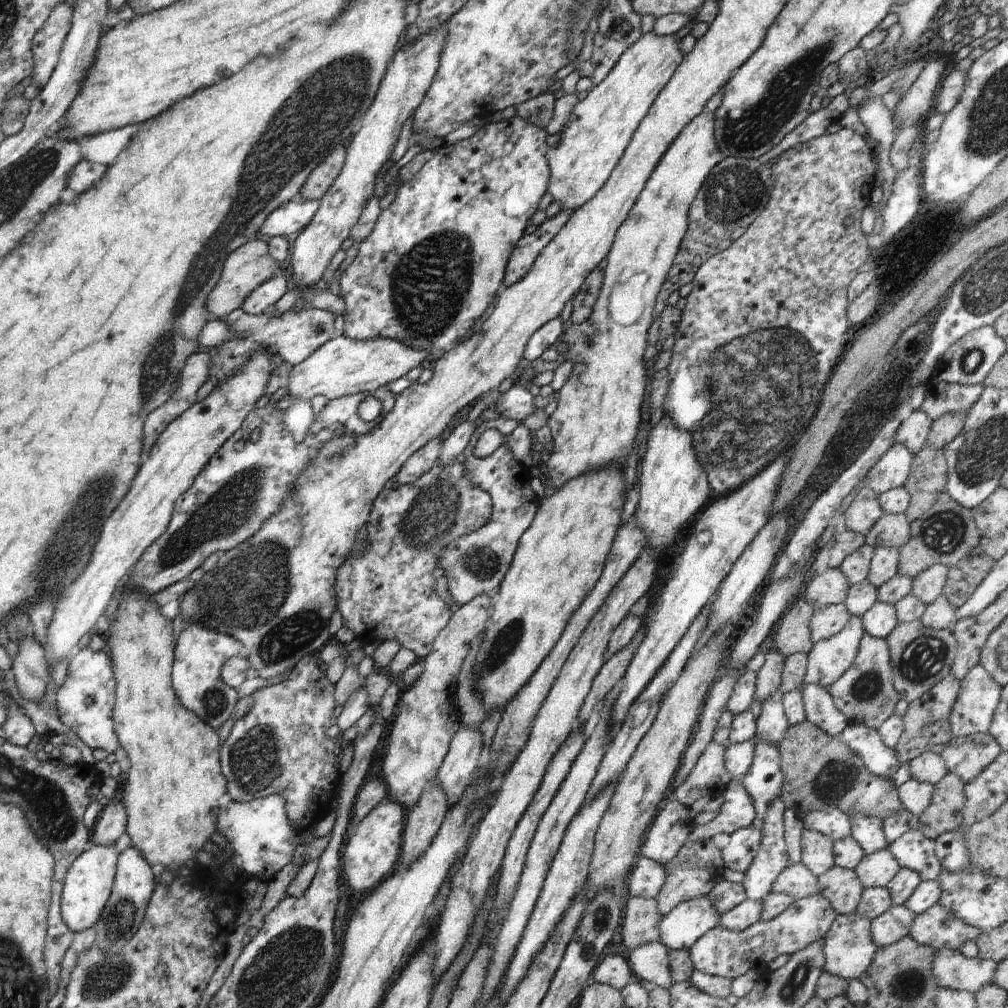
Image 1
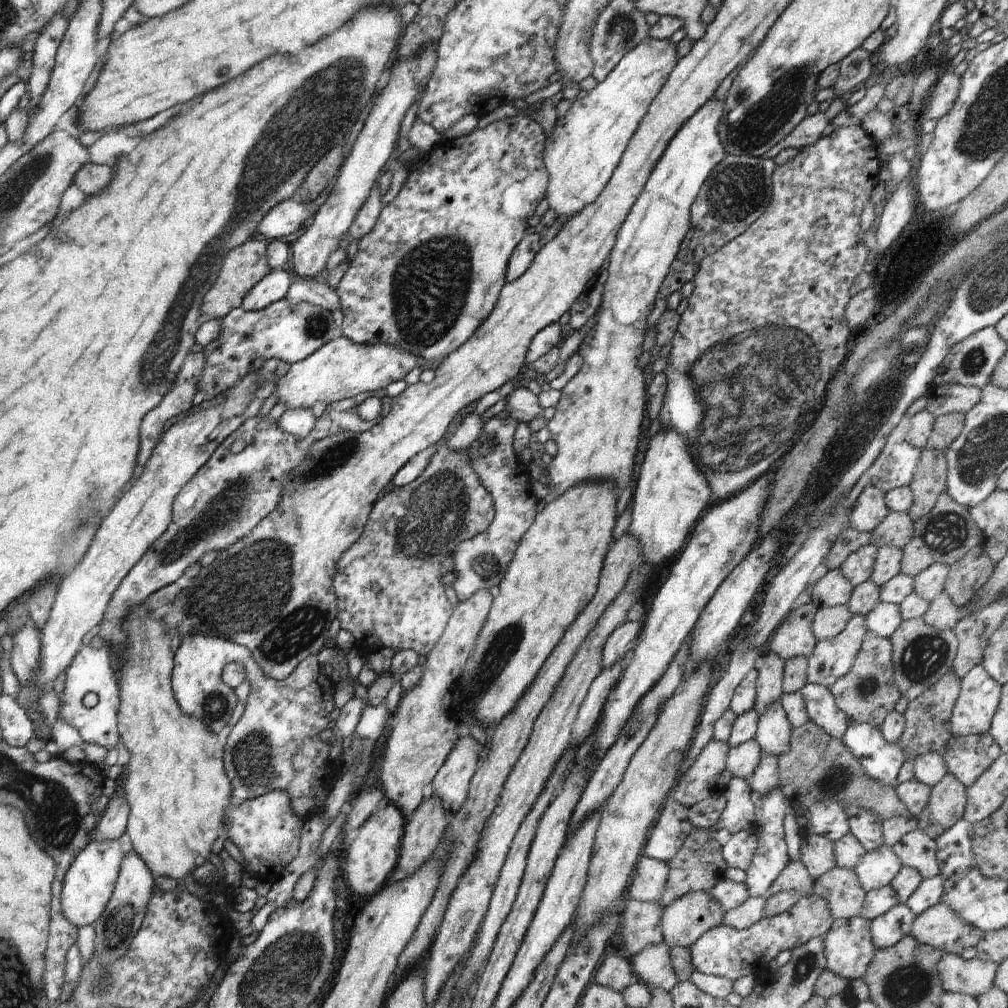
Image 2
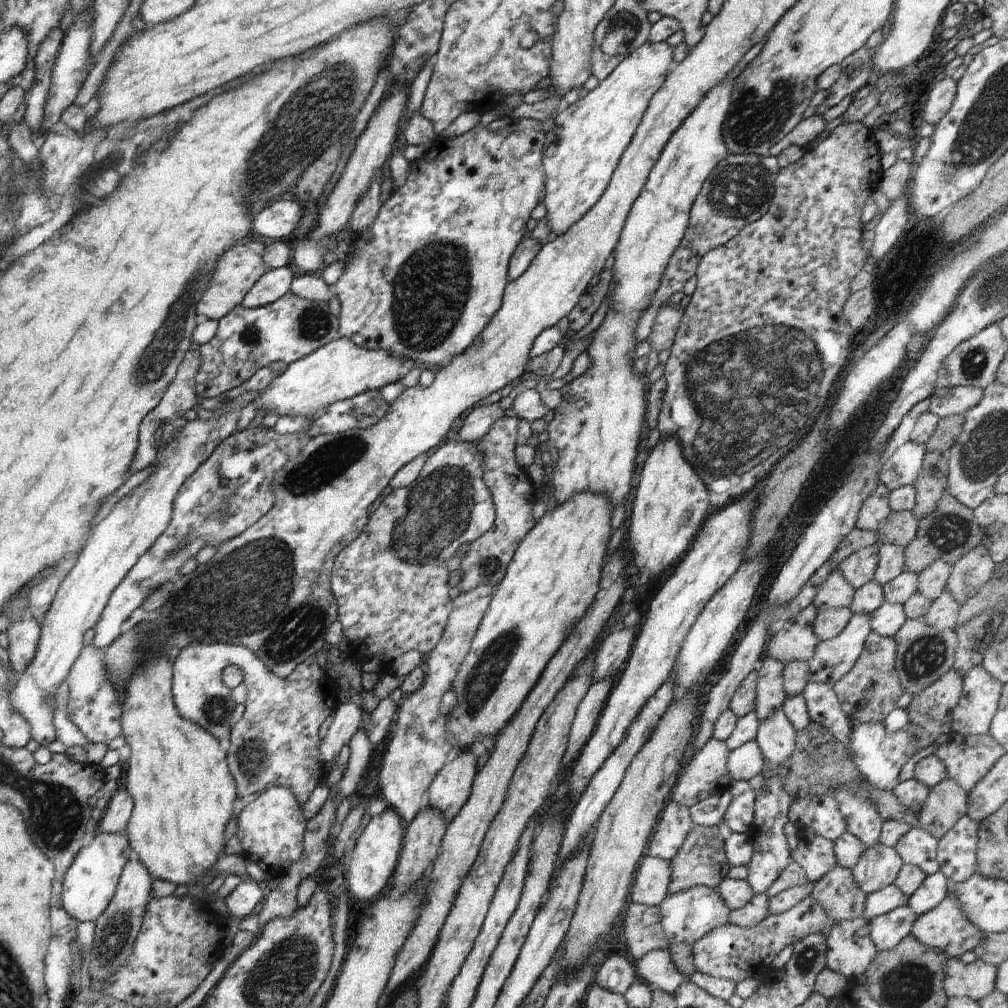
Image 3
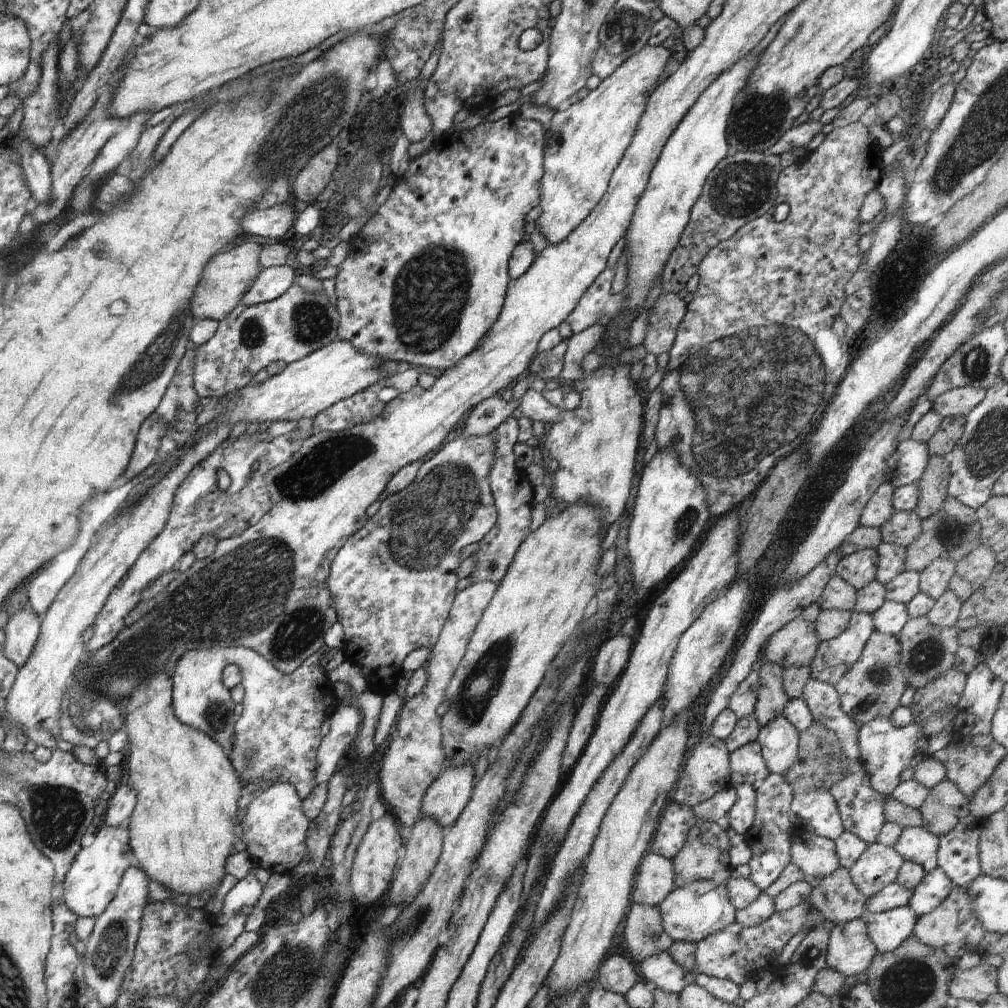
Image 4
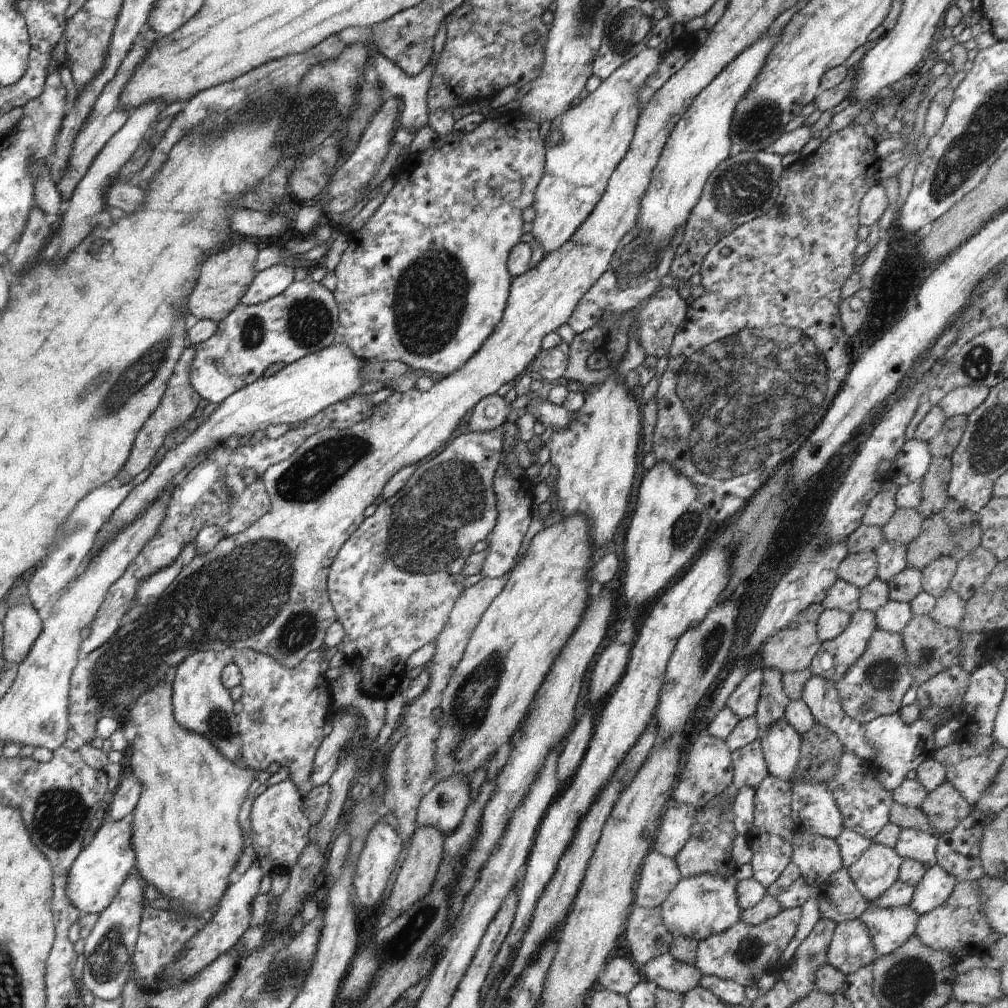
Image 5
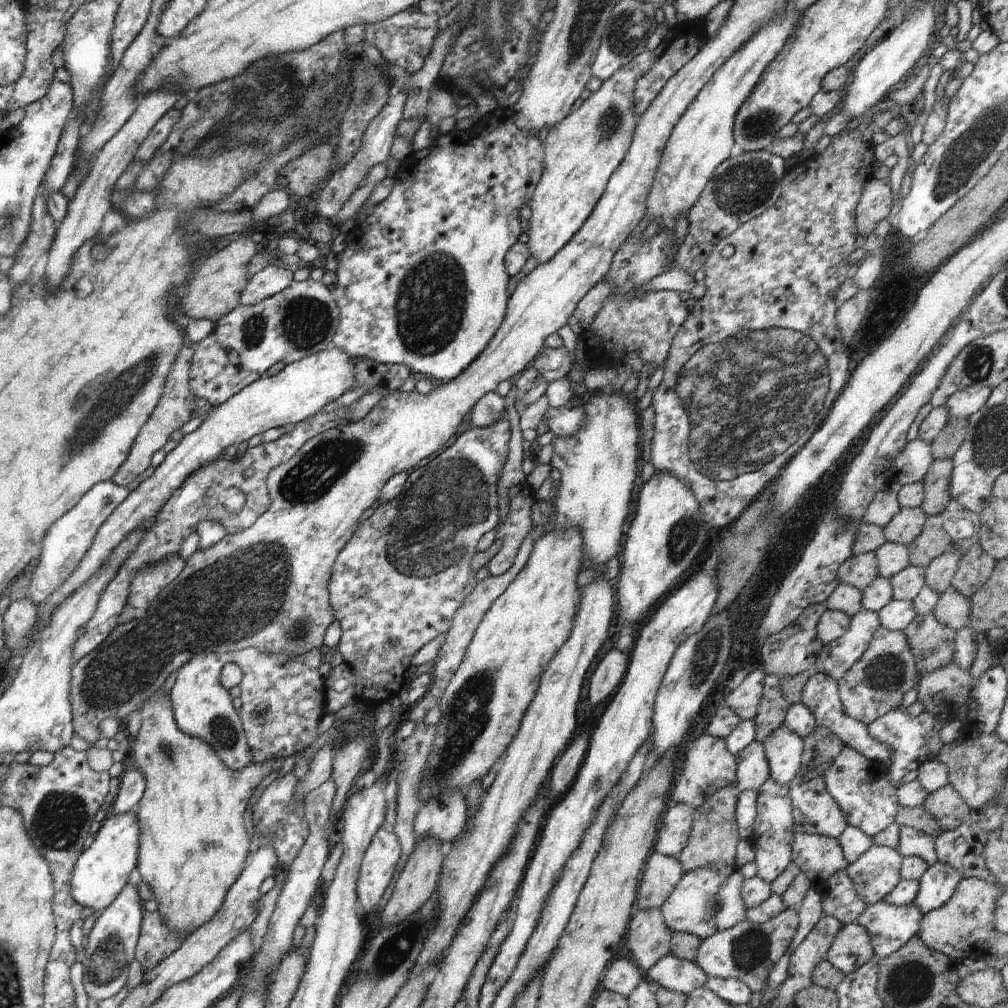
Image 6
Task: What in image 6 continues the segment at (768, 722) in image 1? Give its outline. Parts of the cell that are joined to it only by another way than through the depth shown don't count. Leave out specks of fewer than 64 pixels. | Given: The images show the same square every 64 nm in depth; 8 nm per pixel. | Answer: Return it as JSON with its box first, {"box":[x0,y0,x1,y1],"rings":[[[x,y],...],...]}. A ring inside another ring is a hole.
{"box":[763,723,803,786],"rings":[[[783,723],[780,728],[770,732],[763,745],[770,777],[780,786],[789,785],[802,769],[803,739]]]}

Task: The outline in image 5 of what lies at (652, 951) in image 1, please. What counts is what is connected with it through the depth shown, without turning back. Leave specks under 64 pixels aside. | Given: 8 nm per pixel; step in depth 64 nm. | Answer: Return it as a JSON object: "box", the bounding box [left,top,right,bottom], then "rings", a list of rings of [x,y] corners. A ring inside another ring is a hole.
{"box":[639,952,703,994],"rings":[[[669,952],[650,960],[639,969],[652,986],[680,994],[698,986],[703,976],[695,966],[678,962]]]}

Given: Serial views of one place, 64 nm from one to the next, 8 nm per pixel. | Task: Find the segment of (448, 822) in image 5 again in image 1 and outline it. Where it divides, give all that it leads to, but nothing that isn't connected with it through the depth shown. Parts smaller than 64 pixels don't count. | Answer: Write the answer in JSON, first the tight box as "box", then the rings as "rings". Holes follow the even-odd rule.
{"box":[434,726,482,806],"rings":[[[462,726],[456,730],[449,744],[449,751],[434,780],[446,794],[448,806],[453,806],[473,782],[482,750],[482,733]]]}

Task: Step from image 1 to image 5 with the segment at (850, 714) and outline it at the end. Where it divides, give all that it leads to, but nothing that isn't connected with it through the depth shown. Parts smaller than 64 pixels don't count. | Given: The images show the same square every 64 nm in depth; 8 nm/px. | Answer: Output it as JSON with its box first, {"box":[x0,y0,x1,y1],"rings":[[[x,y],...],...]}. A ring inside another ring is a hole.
{"box":[835,629,912,725],"rings":[[[876,629],[864,654],[850,666],[842,681],[835,683],[842,710],[861,725],[882,715],[898,713],[902,706],[902,697],[912,686],[912,676],[906,668],[906,652],[902,644],[902,635]]]}

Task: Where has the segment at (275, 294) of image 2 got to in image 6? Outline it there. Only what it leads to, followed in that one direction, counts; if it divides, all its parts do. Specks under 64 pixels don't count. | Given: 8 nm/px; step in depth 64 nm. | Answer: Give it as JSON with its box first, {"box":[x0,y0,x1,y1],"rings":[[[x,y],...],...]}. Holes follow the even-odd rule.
{"box":[239,263,311,305],"rings":[[[280,263],[268,265],[264,270],[253,274],[242,291],[239,304],[253,305],[270,298],[282,290],[286,290],[294,281],[305,281],[309,279],[311,268],[302,267],[294,273],[284,268]]]}

